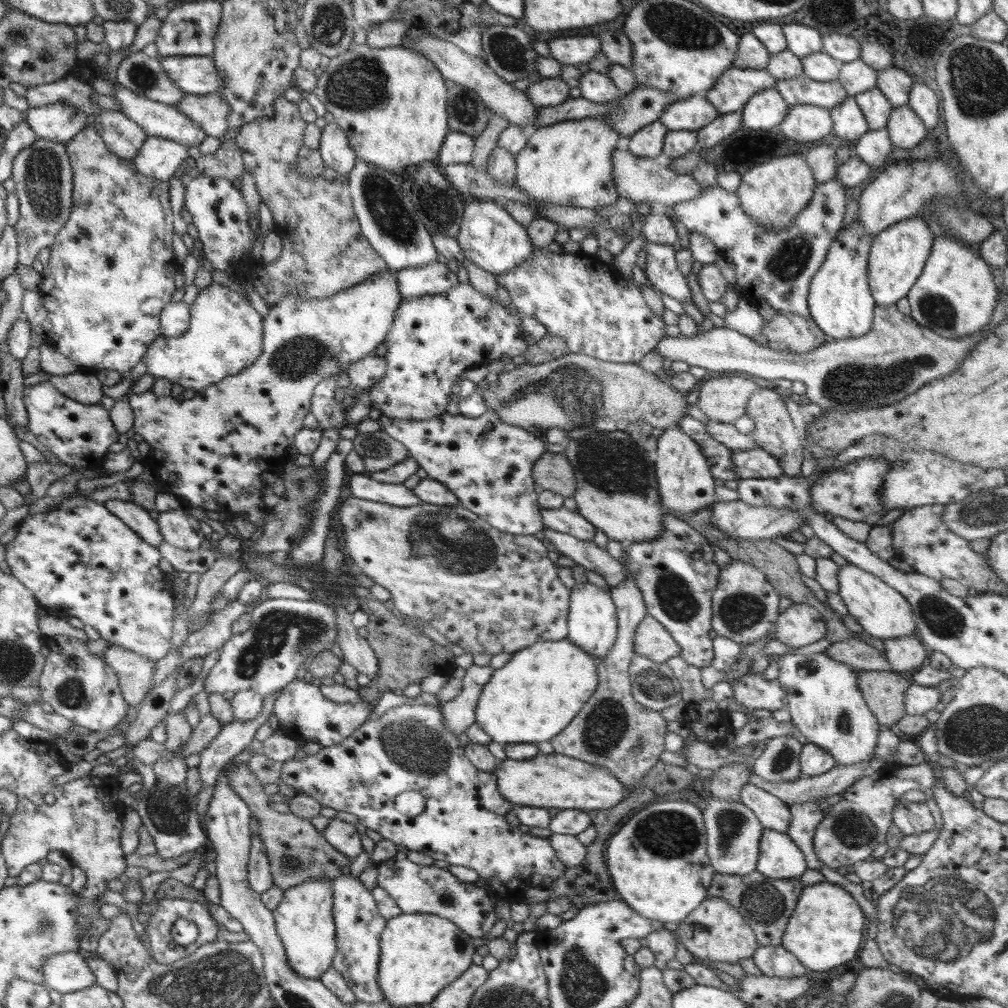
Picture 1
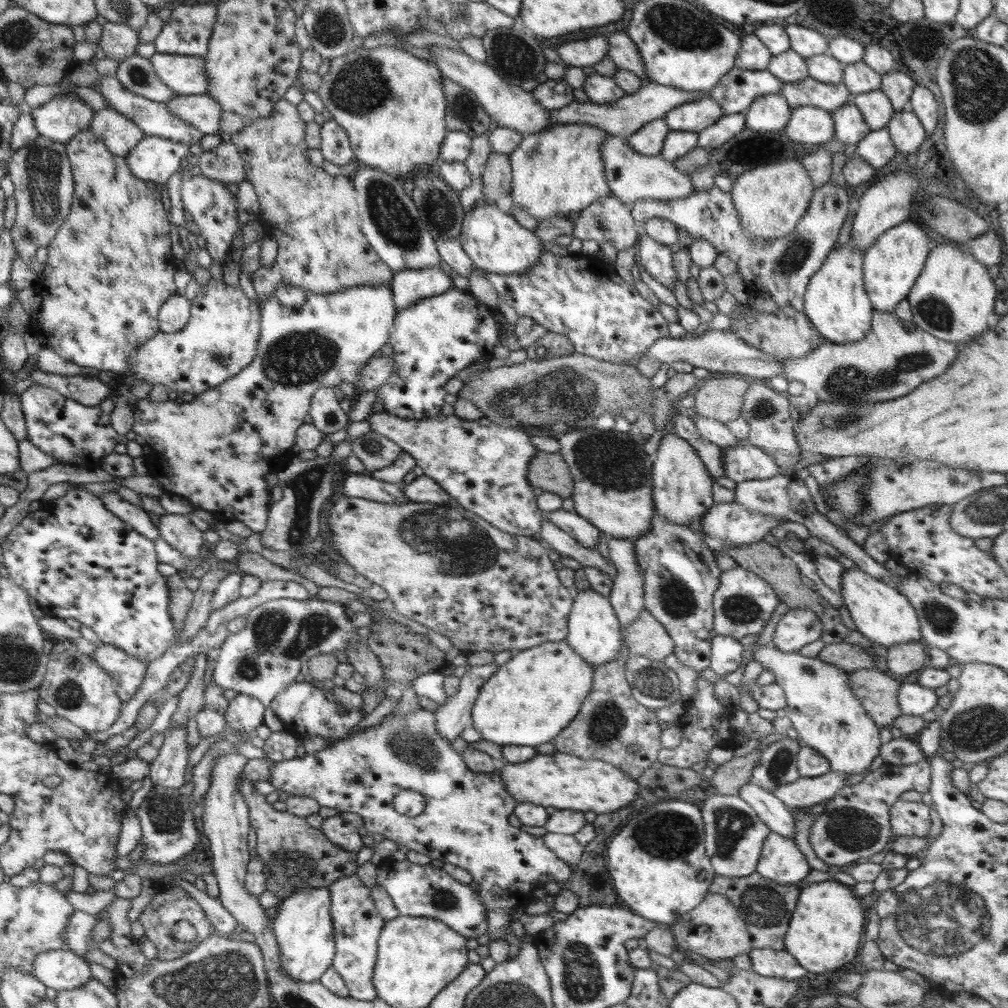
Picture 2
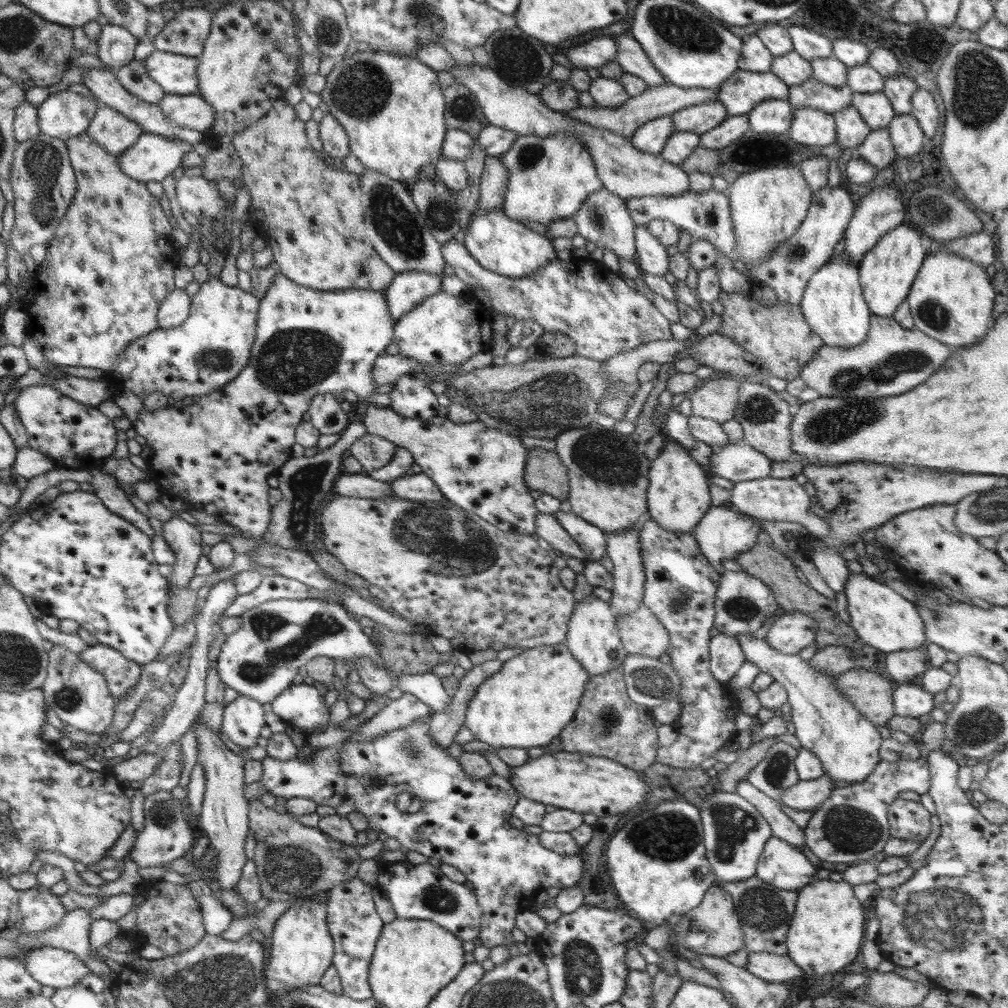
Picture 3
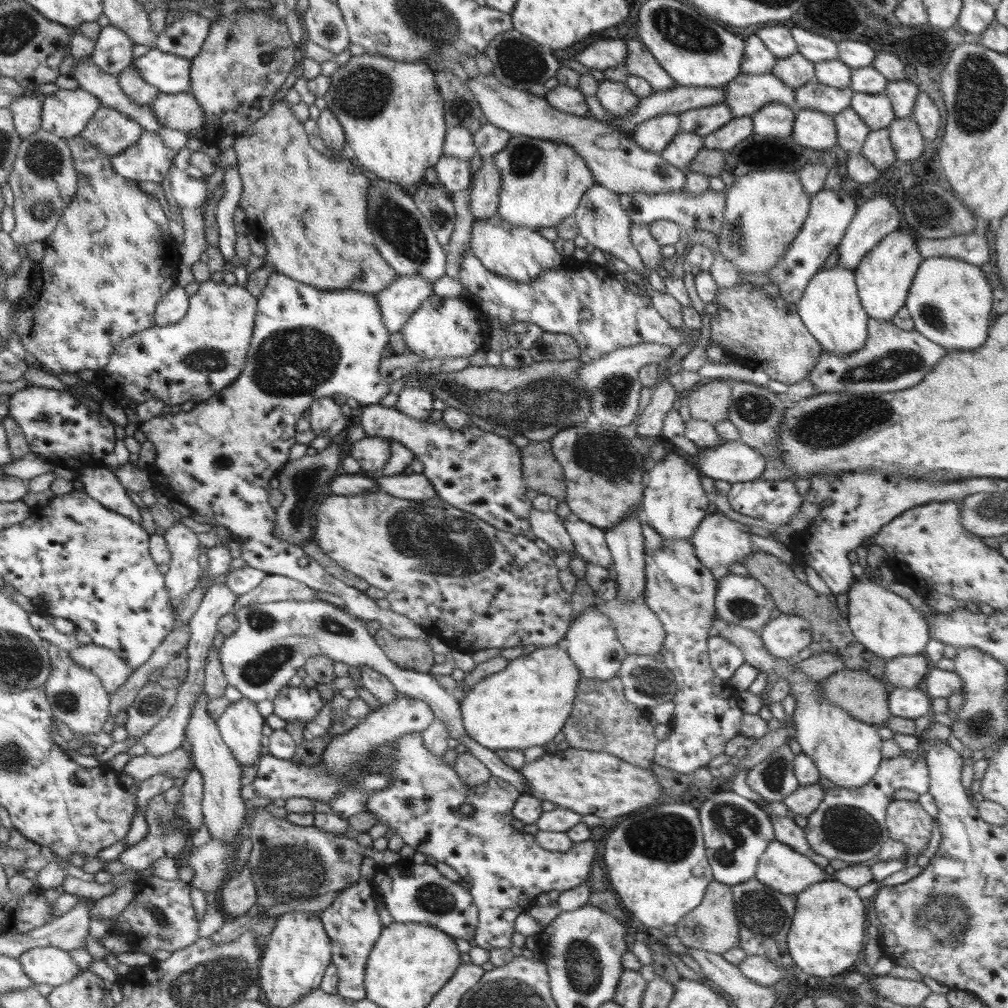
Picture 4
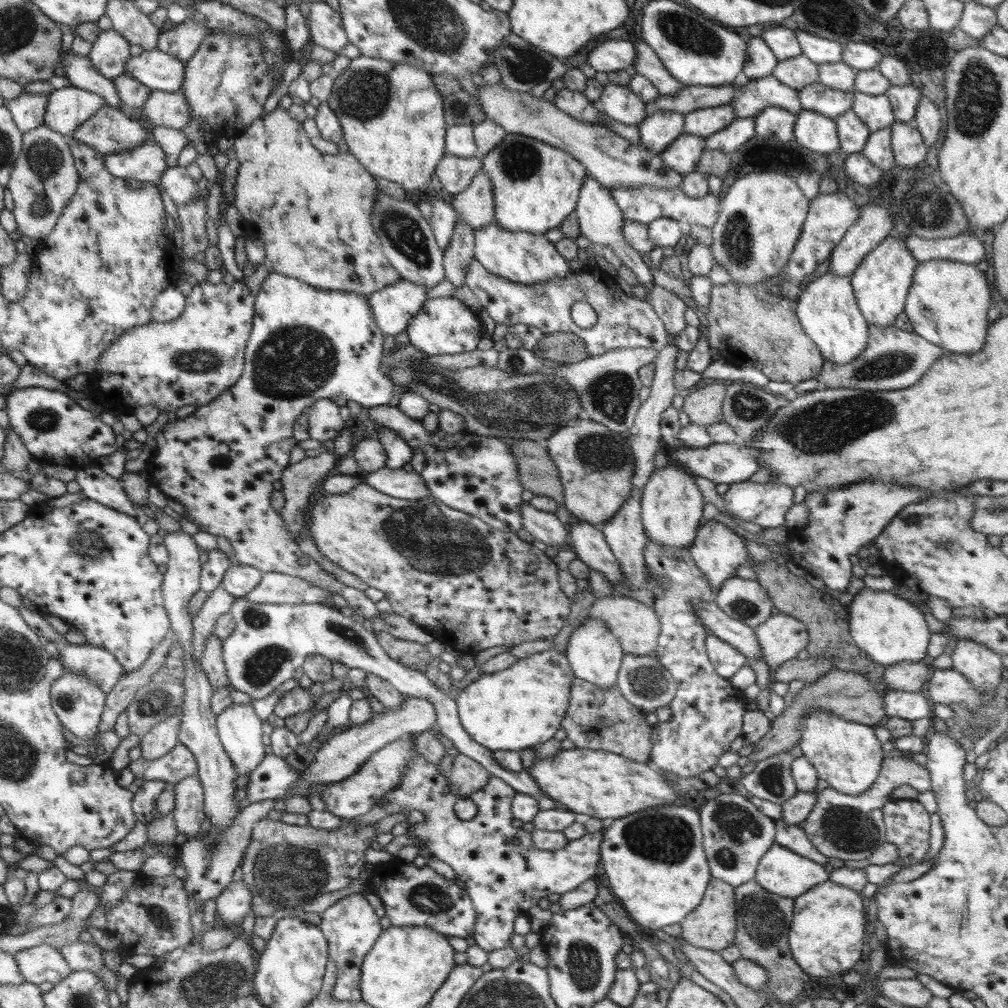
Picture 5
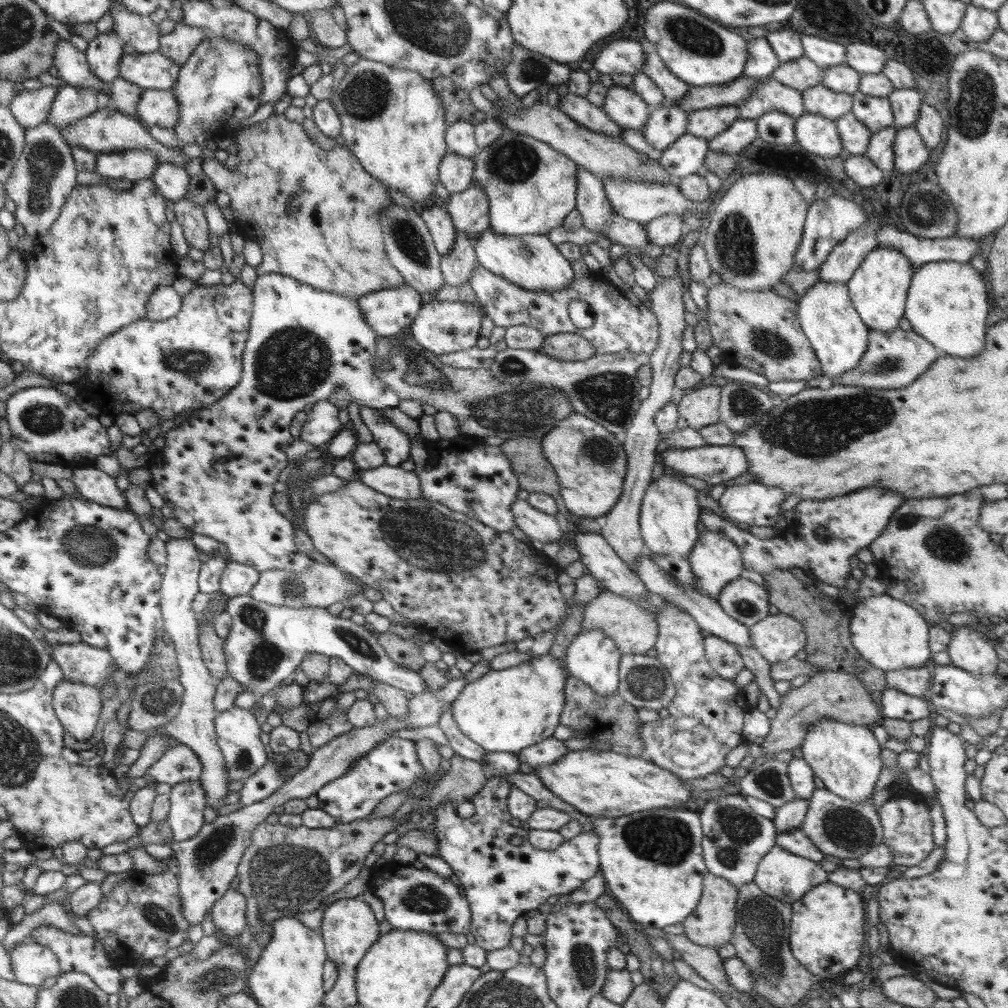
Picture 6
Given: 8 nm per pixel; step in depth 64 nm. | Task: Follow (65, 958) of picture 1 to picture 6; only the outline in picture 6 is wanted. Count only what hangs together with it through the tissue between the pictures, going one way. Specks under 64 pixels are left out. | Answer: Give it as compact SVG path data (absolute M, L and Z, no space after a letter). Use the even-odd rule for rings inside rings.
M20 942L9 953L15 980L22 984L40 987L46 978L63 972L58 957L43 944Z

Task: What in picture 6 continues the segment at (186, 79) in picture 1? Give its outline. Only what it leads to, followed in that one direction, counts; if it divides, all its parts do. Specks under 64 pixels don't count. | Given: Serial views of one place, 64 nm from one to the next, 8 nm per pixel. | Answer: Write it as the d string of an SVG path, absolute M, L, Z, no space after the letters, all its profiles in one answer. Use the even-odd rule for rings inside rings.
M158 52L124 54L118 63L118 78L142 89L172 91L180 67Z

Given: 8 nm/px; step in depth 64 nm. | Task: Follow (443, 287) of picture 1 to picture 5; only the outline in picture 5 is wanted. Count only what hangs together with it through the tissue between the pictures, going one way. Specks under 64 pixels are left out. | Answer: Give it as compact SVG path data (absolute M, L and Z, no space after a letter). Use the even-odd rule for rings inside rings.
M400 278L367 297L372 318L388 341L406 330L409 320L423 308L426 293L423 286Z

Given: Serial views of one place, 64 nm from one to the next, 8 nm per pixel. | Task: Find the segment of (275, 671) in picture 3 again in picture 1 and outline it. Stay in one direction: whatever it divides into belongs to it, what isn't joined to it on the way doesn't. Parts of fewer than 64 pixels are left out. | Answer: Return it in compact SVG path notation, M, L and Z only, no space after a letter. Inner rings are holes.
M288 598L262 600L251 609L250 628L242 634L234 634L223 645L218 663L208 672L204 681L204 690L208 694L237 693L241 690L253 690L262 698L278 694L290 682L296 679L297 671L311 654L320 654L328 650L337 639L337 620L332 603L320 600L300 601Z

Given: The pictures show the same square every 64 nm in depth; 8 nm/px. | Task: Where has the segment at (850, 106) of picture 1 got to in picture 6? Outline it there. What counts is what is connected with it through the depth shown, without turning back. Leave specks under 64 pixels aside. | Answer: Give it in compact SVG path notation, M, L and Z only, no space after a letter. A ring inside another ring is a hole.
M844 114L835 121L837 129L842 139L842 146L845 154L865 154L872 132L861 124L851 114Z

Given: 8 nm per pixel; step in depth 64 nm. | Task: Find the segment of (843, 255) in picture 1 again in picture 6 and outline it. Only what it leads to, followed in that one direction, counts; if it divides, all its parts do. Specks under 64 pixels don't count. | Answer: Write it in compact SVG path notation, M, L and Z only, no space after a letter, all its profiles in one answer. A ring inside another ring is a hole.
M815 282L806 289L803 296L799 296L797 315L801 330L808 337L822 365L822 376L834 380L835 376L840 376L857 366L866 352L868 333L871 330L862 322L844 283Z

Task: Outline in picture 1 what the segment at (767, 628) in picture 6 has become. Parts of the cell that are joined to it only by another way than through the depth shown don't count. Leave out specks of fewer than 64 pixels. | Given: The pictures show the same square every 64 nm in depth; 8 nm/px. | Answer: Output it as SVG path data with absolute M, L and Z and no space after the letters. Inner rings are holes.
M794 603L780 613L774 629L775 639L793 649L822 640L827 631L822 615L806 603Z

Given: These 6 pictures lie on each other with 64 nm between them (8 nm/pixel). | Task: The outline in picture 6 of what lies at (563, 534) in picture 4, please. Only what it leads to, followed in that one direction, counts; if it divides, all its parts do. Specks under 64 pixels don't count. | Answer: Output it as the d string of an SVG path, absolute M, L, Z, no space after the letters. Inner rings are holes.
M516 499L511 503L510 512L515 527L522 530L532 541L549 545L563 539L555 516L536 510L527 500Z

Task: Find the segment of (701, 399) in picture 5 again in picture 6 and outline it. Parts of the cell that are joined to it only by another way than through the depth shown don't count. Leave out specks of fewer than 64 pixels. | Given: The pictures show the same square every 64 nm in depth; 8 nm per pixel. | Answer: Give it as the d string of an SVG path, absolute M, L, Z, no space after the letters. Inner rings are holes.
M708 385L695 387L682 397L677 405L680 416L686 419L688 427L699 430L702 427L718 423L721 387Z

